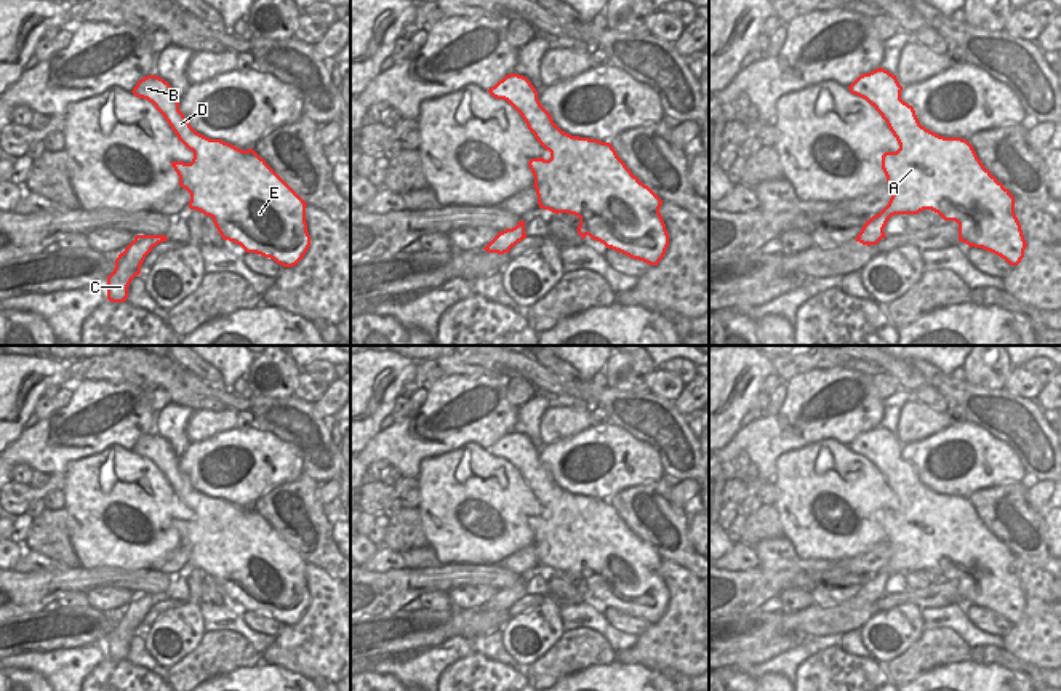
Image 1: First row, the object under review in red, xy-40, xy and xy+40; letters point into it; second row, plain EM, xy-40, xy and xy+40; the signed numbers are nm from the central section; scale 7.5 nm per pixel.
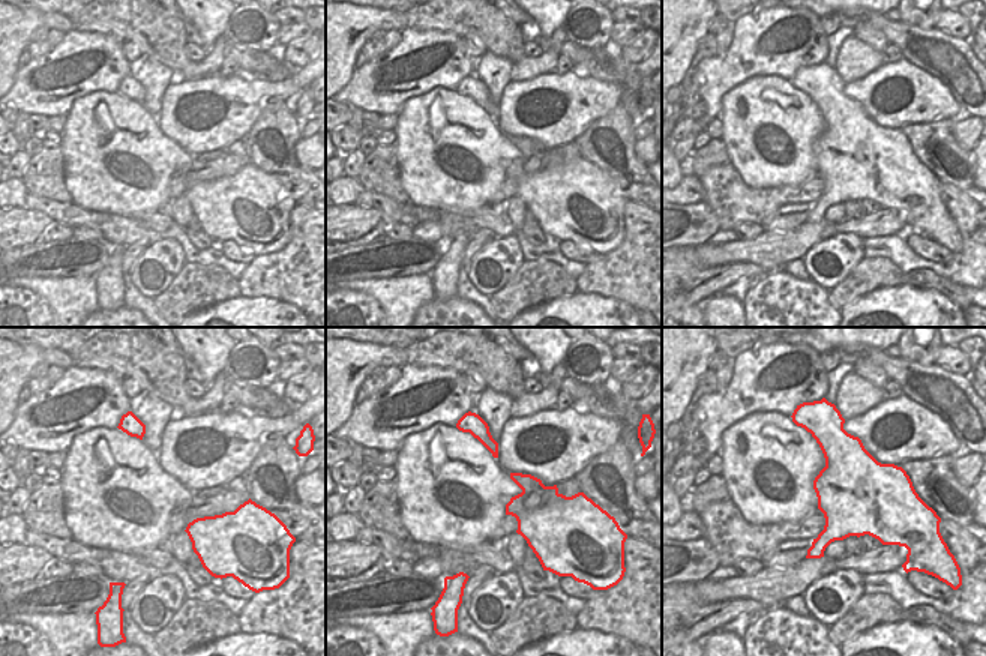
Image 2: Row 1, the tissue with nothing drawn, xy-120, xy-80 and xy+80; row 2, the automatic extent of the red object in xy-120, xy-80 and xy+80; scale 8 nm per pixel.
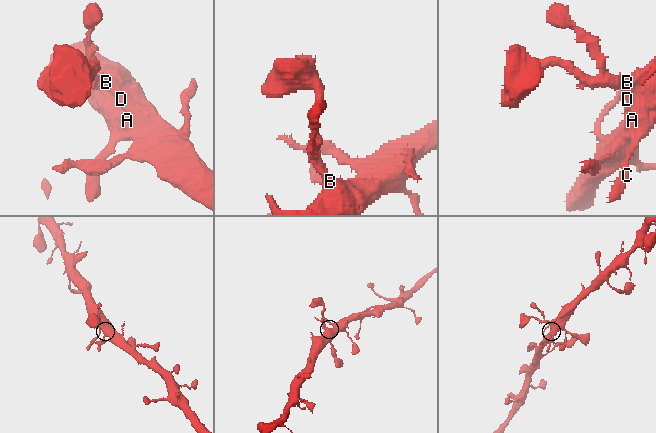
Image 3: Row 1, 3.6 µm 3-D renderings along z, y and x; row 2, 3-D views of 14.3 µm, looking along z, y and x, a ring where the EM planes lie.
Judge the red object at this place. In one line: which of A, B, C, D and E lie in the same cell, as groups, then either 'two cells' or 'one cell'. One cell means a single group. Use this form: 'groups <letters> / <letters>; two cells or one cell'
groups A B C D E; one cell

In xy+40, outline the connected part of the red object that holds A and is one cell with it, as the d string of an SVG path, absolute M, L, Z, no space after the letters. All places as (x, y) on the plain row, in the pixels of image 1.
M882 425L859 433L848 448L875 465L899 502L896 510L882 513L893 553L855 598L877 603L887 595L883 587L891 574L931 568L959 582L959 600L1018 624L1027 601L1015 573L1015 555L984 526L973 504L922 485L914 465L901 457L896 433Z

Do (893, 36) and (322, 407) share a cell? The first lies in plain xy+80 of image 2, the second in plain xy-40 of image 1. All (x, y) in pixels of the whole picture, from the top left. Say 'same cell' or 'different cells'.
different cells

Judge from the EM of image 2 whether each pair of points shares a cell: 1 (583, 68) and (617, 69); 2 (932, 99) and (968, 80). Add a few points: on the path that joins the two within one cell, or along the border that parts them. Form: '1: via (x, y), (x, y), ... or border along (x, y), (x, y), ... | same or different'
1: via (592, 68), (608, 68) | same
2: border along (922, 68), (950, 92), (961, 108) | different

